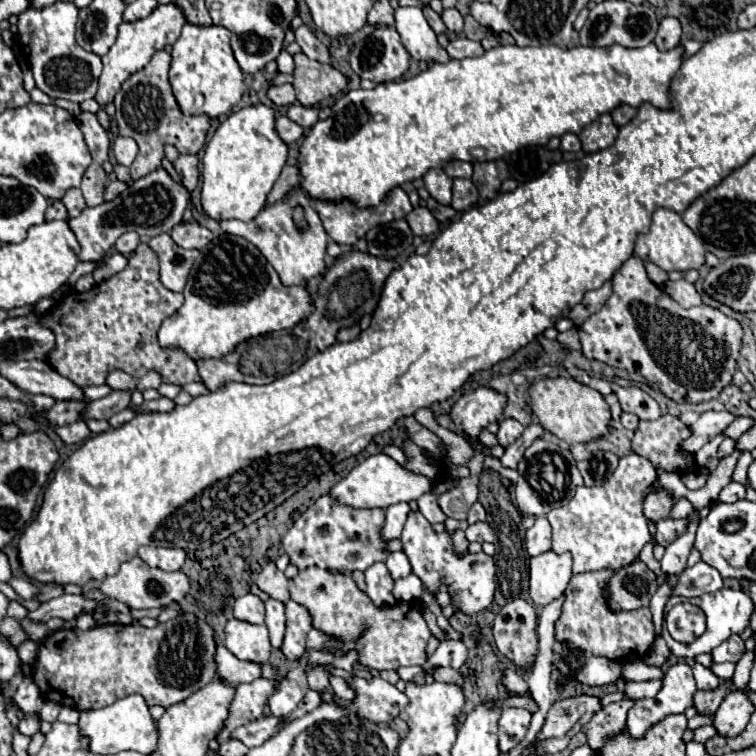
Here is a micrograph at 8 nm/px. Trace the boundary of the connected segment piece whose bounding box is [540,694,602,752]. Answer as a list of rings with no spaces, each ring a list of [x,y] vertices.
[[[588,694],[554,702],[540,730],[540,740],[554,752],[566,748],[572,738],[572,732],[578,734],[582,726],[588,724],[600,708],[600,698]]]

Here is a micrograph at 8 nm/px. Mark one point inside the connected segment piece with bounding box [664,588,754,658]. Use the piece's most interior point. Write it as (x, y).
(727, 611)

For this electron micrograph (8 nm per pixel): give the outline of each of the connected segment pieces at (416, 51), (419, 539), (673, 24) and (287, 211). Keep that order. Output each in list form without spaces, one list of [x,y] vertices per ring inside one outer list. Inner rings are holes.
[[[400,6],[394,12],[394,28],[402,38],[404,48],[410,52],[414,60],[424,62],[448,62],[446,50],[438,46],[436,34],[428,26],[420,8]]]
[[[420,512],[408,514],[400,542],[410,560],[412,572],[422,580],[422,586],[434,596],[438,594],[440,586],[446,586],[450,604],[456,608],[456,612],[470,616],[492,604],[496,592],[496,566],[490,556],[486,556],[484,552],[472,554],[468,550],[464,554],[458,554],[452,546],[452,536],[448,532],[436,534],[432,530],[432,524]]]
[[[662,18],[660,22],[660,28],[658,28],[658,36],[654,40],[654,44],[658,46],[658,50],[666,52],[666,50],[672,50],[680,44],[680,34],[682,34],[682,28],[680,28],[680,22],[676,18]]]
[[[292,188],[292,192],[276,204],[276,208],[264,208],[254,220],[242,222],[242,220],[218,220],[220,228],[228,234],[242,236],[250,240],[264,256],[266,260],[274,266],[278,272],[280,280],[284,286],[296,286],[304,284],[314,276],[320,276],[326,272],[324,264],[324,254],[326,254],[326,244],[328,244],[328,234],[316,214],[316,210],[310,206],[308,196],[304,196],[298,188]],[[300,204],[304,208],[304,216],[308,220],[308,230],[298,230],[292,220],[292,208]]]

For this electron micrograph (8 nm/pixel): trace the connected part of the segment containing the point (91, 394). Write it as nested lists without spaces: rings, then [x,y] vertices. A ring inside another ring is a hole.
[[[102,384],[102,386],[86,386],[84,392],[88,392],[88,400],[96,400],[96,398],[104,398],[106,394],[110,394],[112,388],[108,384]]]

